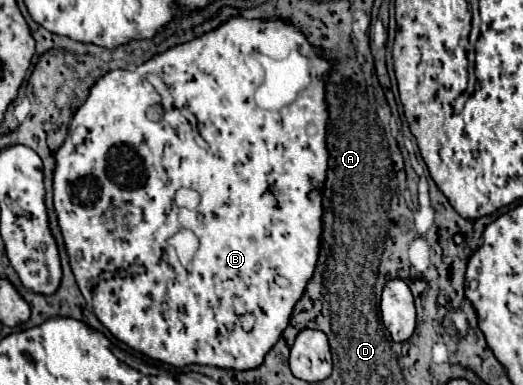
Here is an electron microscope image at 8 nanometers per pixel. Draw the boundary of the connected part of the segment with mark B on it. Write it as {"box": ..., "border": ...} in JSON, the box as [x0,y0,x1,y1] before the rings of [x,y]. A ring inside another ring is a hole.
{"box":[54,17,329,369],"border":[[[232,17],[232,19],[228,19],[228,21],[226,21],[226,23],[222,23],[222,25],[220,25],[220,27],[218,27],[218,29],[216,29],[216,31],[212,31],[212,33],[206,33],[206,35],[202,35],[202,37],[198,37],[198,39],[194,39],[194,41],[190,41],[190,43],[184,43],[184,45],[176,45],[176,47],[172,47],[172,49],[168,49],[168,51],[166,51],[166,53],[160,53],[160,55],[156,55],[156,57],[152,57],[152,59],[150,59],[150,61],[146,61],[146,63],[144,63],[144,65],[140,65],[140,67],[138,67],[138,69],[134,69],[134,71],[126,71],[126,69],[124,69],[124,71],[122,71],[122,69],[116,69],[116,71],[110,71],[110,73],[108,73],[108,75],[104,75],[104,77],[102,77],[102,79],[98,79],[98,83],[96,83],[96,85],[94,85],[94,87],[92,87],[92,89],[90,89],[90,95],[88,95],[88,99],[86,99],[86,103],[84,103],[84,105],[82,105],[82,107],[80,107],[80,109],[78,109],[78,111],[76,111],[76,115],[74,115],[74,119],[72,119],[72,123],[70,123],[70,135],[68,135],[68,137],[66,137],[66,143],[64,143],[64,145],[62,145],[62,147],[60,147],[60,149],[58,149],[58,155],[56,155],[56,169],[54,169],[54,207],[56,207],[56,213],[58,213],[58,223],[60,223],[60,229],[62,229],[62,237],[64,237],[64,243],[66,243],[66,251],[68,251],[68,255],[70,255],[70,267],[72,267],[72,271],[74,271],[74,275],[76,275],[76,281],[78,281],[78,287],[80,287],[80,291],[82,291],[82,295],[84,295],[84,299],[86,299],[86,301],[88,301],[88,305],[90,305],[90,307],[92,307],[92,311],[94,311],[94,315],[96,315],[96,317],[98,317],[98,321],[100,321],[100,323],[102,323],[102,325],[104,325],[104,327],[106,327],[106,329],[108,329],[108,331],[110,331],[110,333],[112,333],[112,335],[114,335],[114,337],[116,337],[116,339],[118,339],[118,341],[122,341],[122,343],[126,343],[126,345],[128,345],[128,347],[132,347],[132,349],[134,349],[134,351],[140,351],[140,353],[144,353],[144,355],[146,355],[146,357],[152,357],[152,359],[158,359],[158,361],[164,361],[164,363],[170,363],[170,365],[174,365],[174,367],[184,367],[184,365],[192,365],[192,363],[198,363],[198,365],[212,365],[212,367],[226,367],[226,369],[242,369],[242,367],[258,367],[258,363],[262,363],[262,355],[266,355],[266,351],[270,351],[270,347],[272,347],[272,345],[274,345],[274,343],[276,343],[276,341],[278,341],[278,335],[282,335],[282,331],[284,331],[284,329],[286,329],[286,327],[288,327],[288,321],[290,321],[290,311],[292,311],[292,309],[294,309],[294,303],[298,303],[298,299],[300,299],[300,297],[302,297],[302,291],[304,291],[304,289],[306,289],[306,283],[308,283],[308,279],[310,279],[310,275],[312,275],[312,273],[314,273],[314,267],[316,267],[316,259],[318,259],[318,251],[320,251],[320,243],[318,243],[318,235],[320,235],[320,233],[322,233],[322,203],[320,203],[320,201],[322,201],[322,197],[320,197],[320,183],[322,183],[322,179],[324,179],[324,175],[322,175],[322,171],[326,171],[326,141],[324,141],[324,137],[326,137],[326,129],[327,129],[327,125],[328,125],[328,121],[329,121],[329,115],[328,115],[328,108],[327,108],[327,105],[326,105],[326,91],[325,91],[325,84],[326,84],[326,81],[327,81],[327,80],[328,80],[328,61],[326,61],[326,58],[325,58],[325,57],[324,57],[324,56],[323,56],[323,55],[322,55],[322,54],[321,54],[321,53],[320,53],[320,51],[319,51],[319,50],[317,50],[317,49],[315,49],[315,48],[314,48],[314,47],[312,47],[312,45],[310,45],[310,43],[309,43],[309,41],[308,41],[308,39],[307,39],[307,38],[306,38],[306,37],[304,37],[304,33],[300,33],[300,31],[298,31],[298,29],[296,29],[296,27],[292,27],[292,25],[286,25],[286,23],[282,23],[282,21],[260,21],[260,19],[258,19],[258,21],[248,21],[248,19],[240,19],[240,17]],[[262,59],[272,59],[272,65],[274,65],[274,61],[278,61],[278,73],[276,73],[276,71],[274,71],[274,79],[276,79],[276,83],[278,83],[278,85],[288,85],[288,89],[286,89],[286,87],[280,87],[280,91],[278,91],[278,95],[276,95],[276,99],[288,99],[288,103],[286,103],[286,105],[288,105],[288,107],[284,107],[284,109],[282,109],[282,111],[264,111],[264,109],[262,109],[262,107],[260,107],[260,105],[258,105],[258,103],[254,103],[254,95],[256,95],[256,89],[258,89],[258,85],[260,85],[260,83],[262,83],[262,79],[266,79],[266,77],[270,77],[270,75],[272,75],[272,73],[270,73],[270,71],[268,71],[268,69],[266,69],[266,67],[264,67],[264,65],[262,65]],[[146,75],[156,75],[156,77],[160,77],[160,79],[162,79],[162,81],[164,81],[164,83],[166,83],[166,87],[168,87],[168,91],[170,91],[170,95],[172,95],[172,97],[174,97],[174,101],[172,101],[172,109],[166,109],[166,111],[164,111],[164,109],[162,109],[162,107],[160,107],[160,95],[158,95],[158,93],[156,93],[156,91],[154,91],[154,87],[152,87],[152,85],[150,85],[150,83],[148,83],[148,79],[146,79]],[[154,109],[162,109],[162,111],[158,111],[158,113],[160,113],[160,117],[150,117],[150,113],[156,113],[156,111],[154,111]],[[198,135],[200,135],[200,137],[202,137],[202,139],[204,139],[204,141],[206,141],[206,147],[200,147],[200,145],[198,145],[198,143],[196,143],[196,141],[198,141]],[[180,187],[194,187],[194,189],[196,189],[196,191],[198,191],[198,193],[200,193],[200,195],[202,195],[202,201],[200,201],[200,207],[198,207],[198,209],[196,209],[196,211],[188,211],[188,209],[182,209],[182,207],[178,207],[178,205],[176,205],[176,203],[174,203],[174,193],[176,193],[176,191],[178,191],[178,189],[180,189]],[[178,229],[192,229],[192,231],[194,231],[194,233],[196,233],[196,237],[198,237],[198,239],[200,239],[200,247],[198,247],[198,251],[196,251],[196,255],[194,255],[194,259],[192,259],[192,261],[190,261],[190,265],[186,265],[186,267],[184,267],[184,265],[180,265],[180,261],[178,261],[178,257],[176,257],[176,251],[174,251],[174,247],[170,247],[170,245],[168,245],[168,239],[170,239],[170,237],[172,237],[172,235],[174,235],[174,233],[178,233]],[[242,313],[254,313],[254,317],[256,317],[256,323],[254,323],[254,327],[252,327],[252,331],[242,331],[242,329],[240,329],[240,325],[238,325],[238,315],[242,315]]]}

